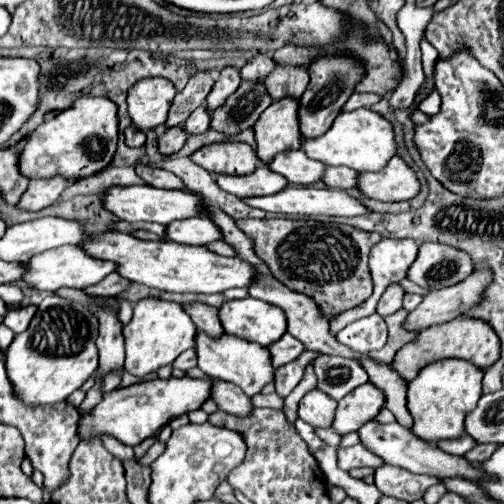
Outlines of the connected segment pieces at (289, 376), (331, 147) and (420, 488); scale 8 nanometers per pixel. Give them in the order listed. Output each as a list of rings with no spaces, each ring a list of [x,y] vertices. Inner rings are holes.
[[[306,350],[304,353],[293,362],[293,364],[285,364],[281,368],[275,370],[275,392],[285,398],[289,396],[289,392],[297,386],[297,382],[303,376],[303,368],[306,368],[309,362],[315,360],[321,354]]]
[[[357,108],[353,112],[341,112],[323,136],[305,138],[301,150],[309,158],[319,160],[327,166],[347,166],[357,172],[367,172],[385,168],[385,164],[395,156],[397,146],[393,140],[393,126],[383,116],[375,114],[369,108]]]
[[[383,464],[375,470],[375,484],[385,496],[393,496],[397,500],[413,502],[417,498],[423,498],[429,486],[441,483],[441,478],[425,475],[413,474],[405,468],[397,468],[391,464]]]

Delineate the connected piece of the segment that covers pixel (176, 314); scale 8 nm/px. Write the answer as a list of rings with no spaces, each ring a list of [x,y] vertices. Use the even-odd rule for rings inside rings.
[[[145,298],[135,304],[133,320],[123,328],[125,338],[125,372],[133,376],[147,376],[157,372],[161,366],[173,364],[173,360],[185,352],[187,348],[195,346],[197,328],[193,326],[191,318],[183,310],[181,304],[165,302],[157,298]]]

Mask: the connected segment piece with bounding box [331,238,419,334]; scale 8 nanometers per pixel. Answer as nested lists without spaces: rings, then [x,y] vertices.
[[[383,238],[381,242],[377,242],[369,254],[369,270],[371,270],[373,284],[375,284],[371,298],[365,304],[361,304],[359,308],[353,308],[353,310],[341,314],[339,320],[331,320],[331,332],[337,334],[343,326],[351,324],[353,320],[373,314],[385,288],[389,284],[395,284],[405,278],[409,266],[417,258],[417,252],[419,252],[419,244],[409,238],[405,238],[405,240]]]

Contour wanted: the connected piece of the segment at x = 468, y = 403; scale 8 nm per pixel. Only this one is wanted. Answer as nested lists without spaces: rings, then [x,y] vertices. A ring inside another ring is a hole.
[[[461,358],[437,360],[427,364],[407,384],[407,408],[413,416],[413,434],[425,442],[437,442],[441,438],[457,438],[465,434],[463,420],[469,410],[477,406],[481,398],[483,370]]]

